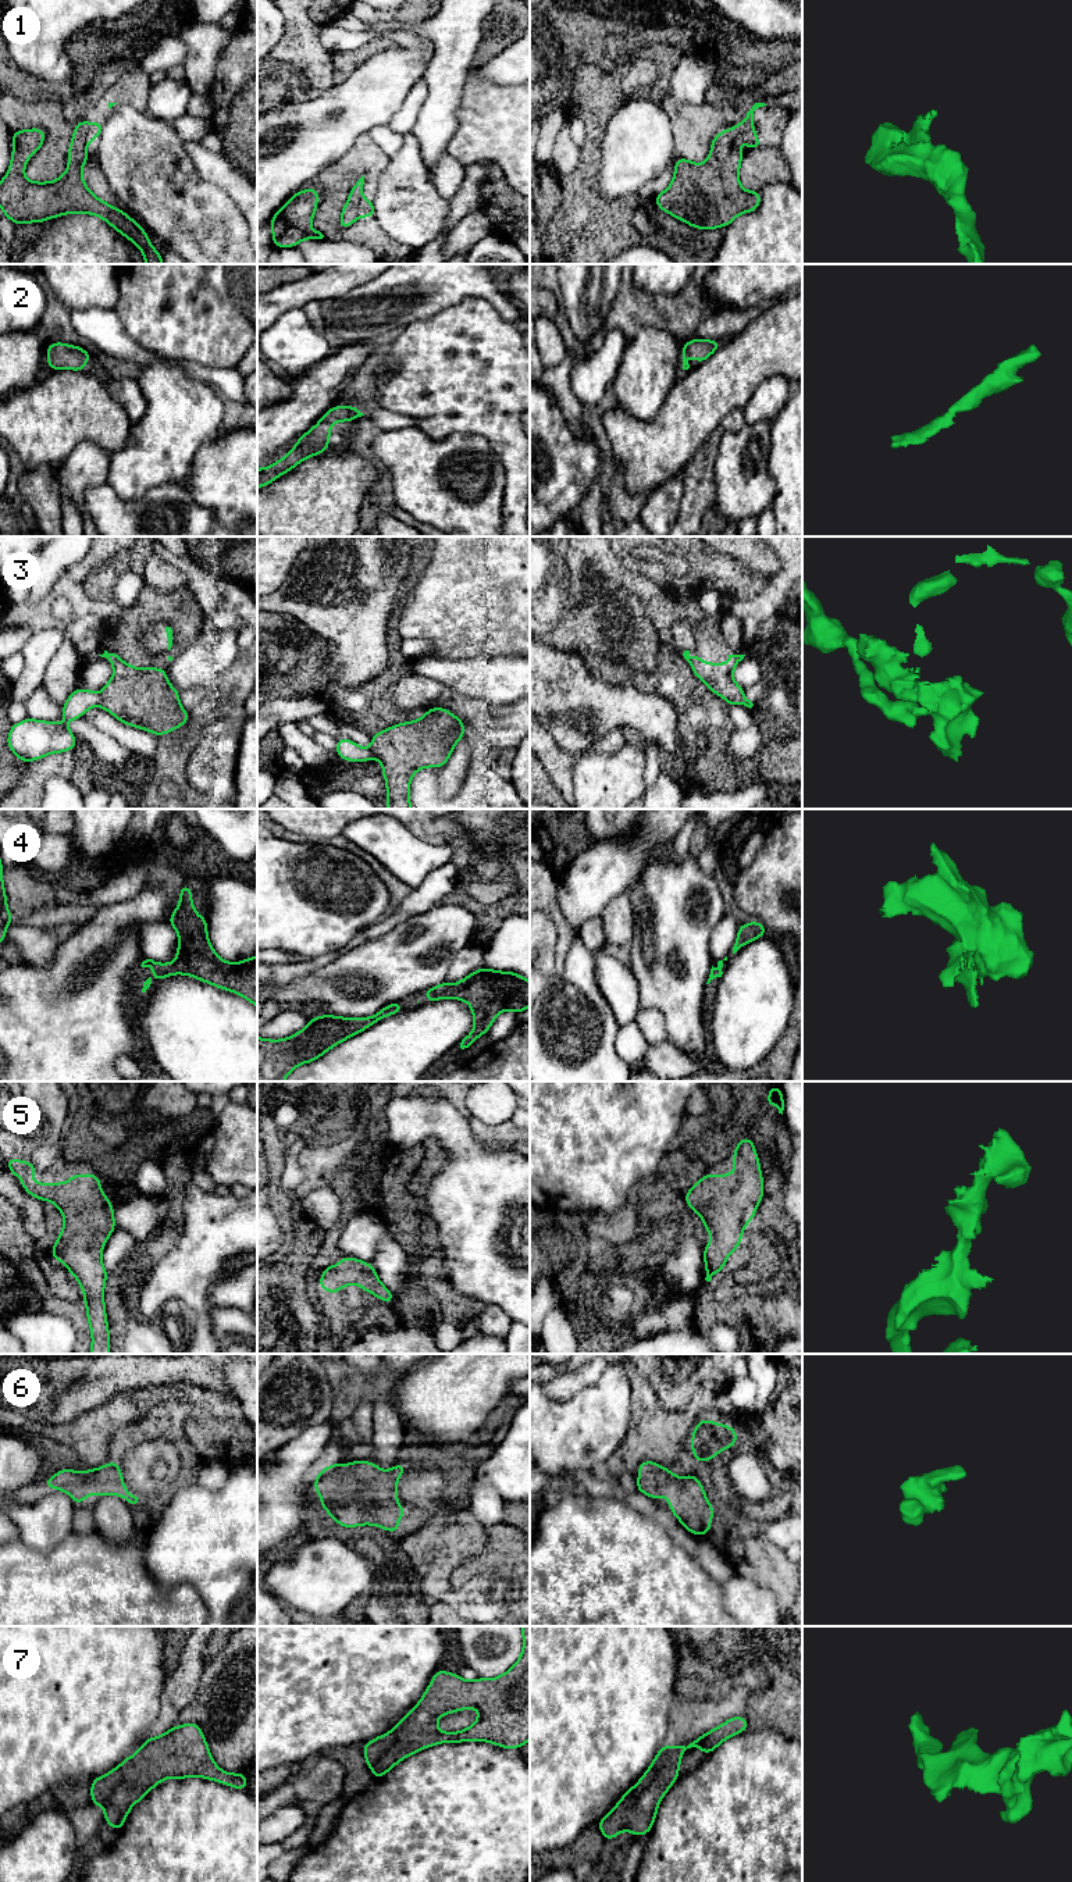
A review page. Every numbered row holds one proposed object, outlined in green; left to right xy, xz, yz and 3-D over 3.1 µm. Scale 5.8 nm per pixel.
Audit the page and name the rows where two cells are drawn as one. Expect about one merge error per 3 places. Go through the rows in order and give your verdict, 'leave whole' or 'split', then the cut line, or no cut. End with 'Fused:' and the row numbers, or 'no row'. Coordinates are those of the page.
1: split; cut in yz along (744, 121), (747, 128), (737, 135), (734, 142)
2: leave whole; no cut
3: split; cut in xy along (99, 698), (100, 705)
4: leave whole; no cut
5: leave whole; no cut
6: leave whole; no cut
7: leave whole; no cut
Fused: 1, 3

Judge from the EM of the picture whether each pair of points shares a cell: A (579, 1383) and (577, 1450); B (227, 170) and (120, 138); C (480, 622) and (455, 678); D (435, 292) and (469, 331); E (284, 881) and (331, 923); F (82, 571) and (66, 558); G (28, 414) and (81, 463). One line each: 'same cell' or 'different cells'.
A: different cells
B: different cells
C: different cells
D: different cells
E: same cell
F: different cells
G: different cells

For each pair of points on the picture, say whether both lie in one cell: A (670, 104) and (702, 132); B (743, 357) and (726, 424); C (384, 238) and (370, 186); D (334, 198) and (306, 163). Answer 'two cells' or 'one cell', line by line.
A: one cell
B: two cells
C: one cell
D: two cells

